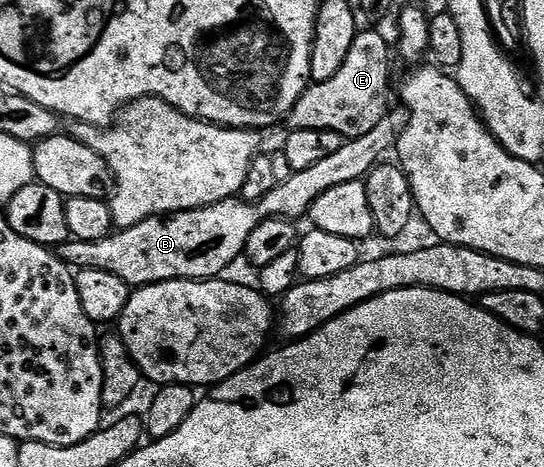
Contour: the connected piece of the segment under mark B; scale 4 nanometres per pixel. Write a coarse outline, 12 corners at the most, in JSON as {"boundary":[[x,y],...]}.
{"boundary":[[388,109],[365,136],[242,197],[158,214],[58,247],[72,268],[133,288],[215,280],[265,218],[299,217],[363,182],[407,127]]}

